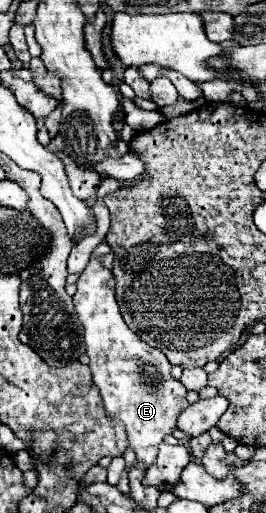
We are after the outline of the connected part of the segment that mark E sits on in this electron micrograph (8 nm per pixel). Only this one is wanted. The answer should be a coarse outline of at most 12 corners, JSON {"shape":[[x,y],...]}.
{"shape":[[114,276],[76,286],[88,366],[148,468],[188,406],[166,356],[122,320]]}

